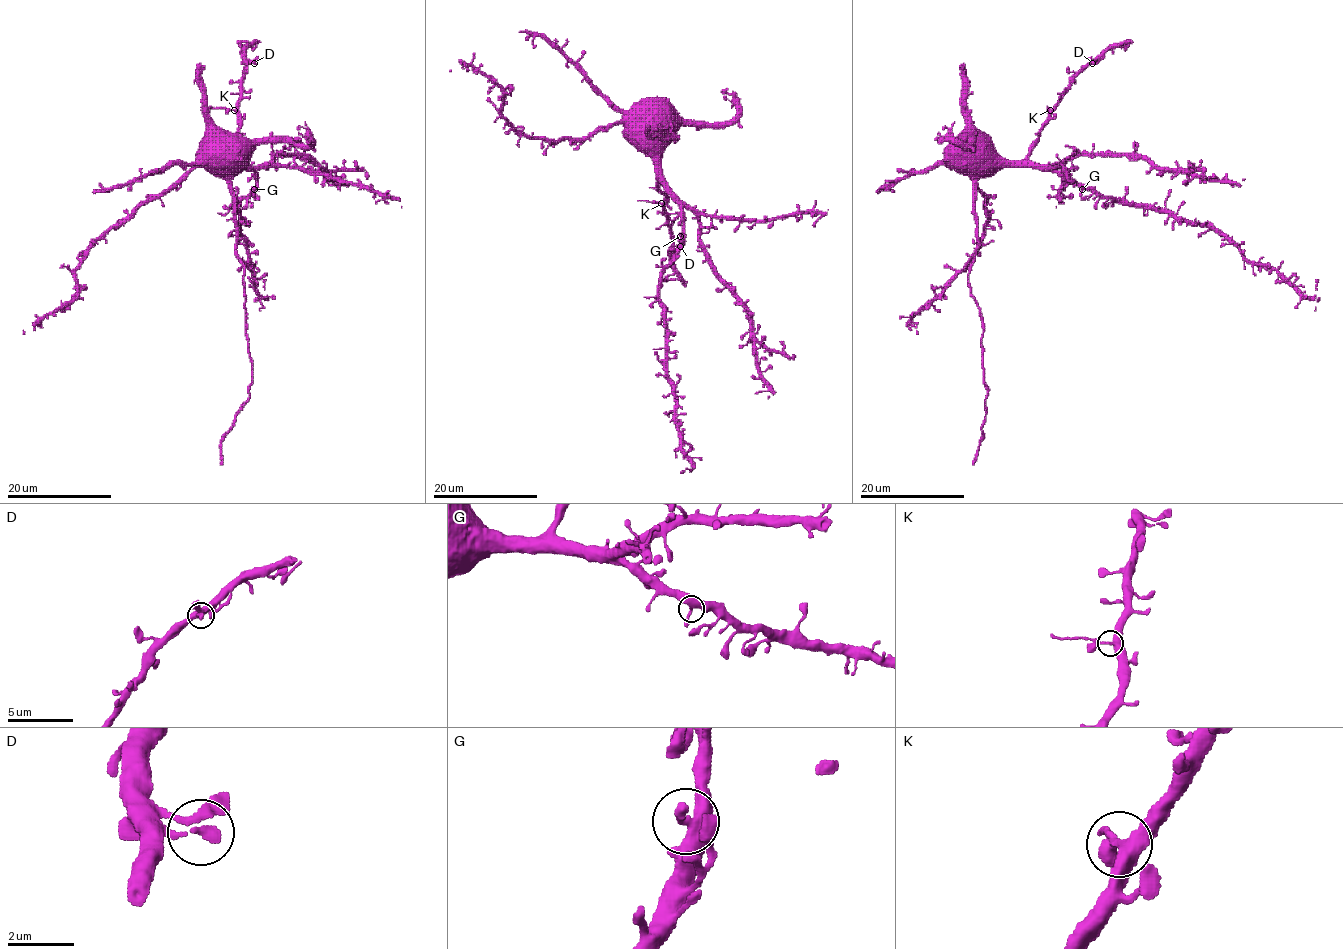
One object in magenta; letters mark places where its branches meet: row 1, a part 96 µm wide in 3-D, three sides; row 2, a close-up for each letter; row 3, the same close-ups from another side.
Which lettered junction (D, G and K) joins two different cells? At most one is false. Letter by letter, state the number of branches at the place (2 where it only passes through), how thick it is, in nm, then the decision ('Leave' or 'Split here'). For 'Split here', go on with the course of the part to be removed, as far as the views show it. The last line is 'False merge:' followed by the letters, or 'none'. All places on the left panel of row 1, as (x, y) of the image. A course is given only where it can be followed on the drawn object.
D: Branches: 3. Thickness 240 nm. Leave
G: Branches: 3. Thickness 360 nm. Leave
K: Branches: 3. Thickness 320 nm. Split here. Course of the part to remove: (234, 110), (211, 106)
False merge: K

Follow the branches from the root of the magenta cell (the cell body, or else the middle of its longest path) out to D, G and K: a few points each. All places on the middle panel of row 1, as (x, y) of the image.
D: (665, 182), (660, 182), (660, 189), (665, 195), (666, 225), (674, 245), (680, 246)
G: (665, 182), (665, 190), (680, 208), (683, 220), (680, 236)
K: (665, 182), (660, 182), (665, 195), (665, 202), (661, 203)

